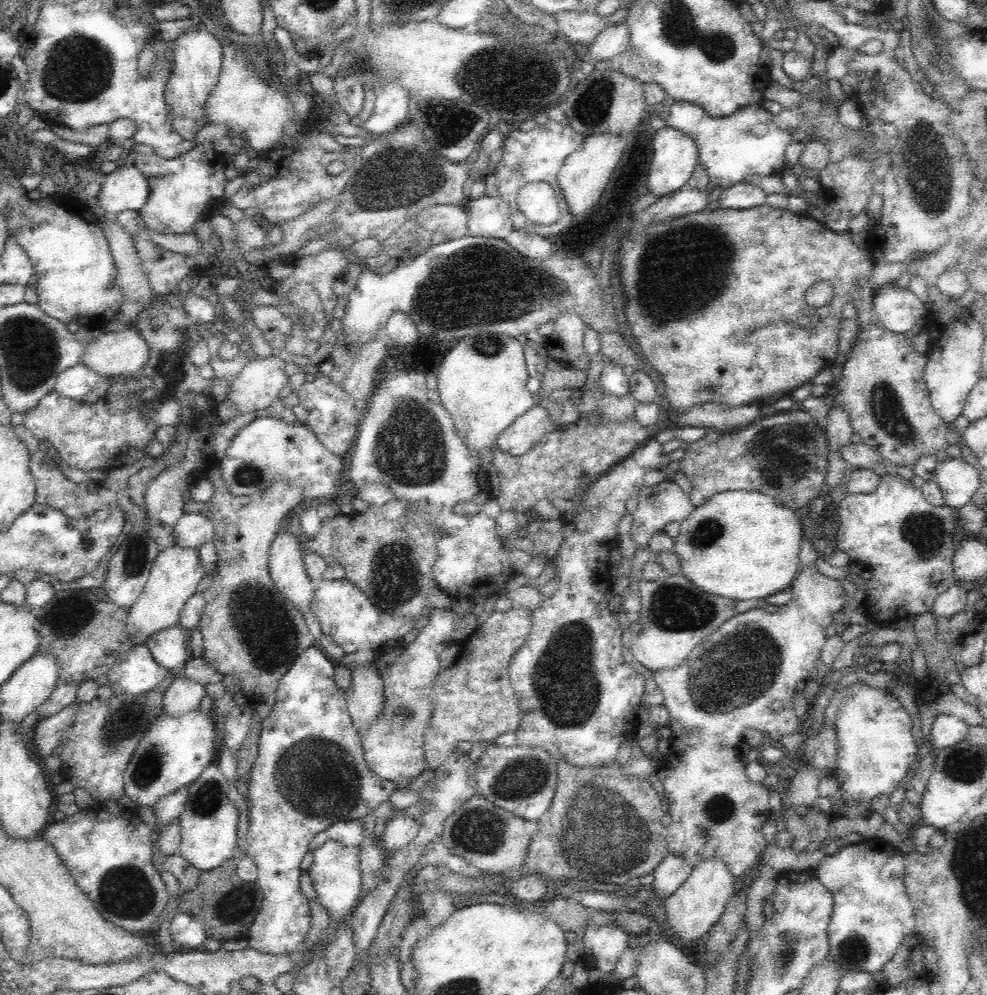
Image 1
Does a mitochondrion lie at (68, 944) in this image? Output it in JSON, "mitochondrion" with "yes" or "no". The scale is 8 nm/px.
{"mitochondrion":"no"}

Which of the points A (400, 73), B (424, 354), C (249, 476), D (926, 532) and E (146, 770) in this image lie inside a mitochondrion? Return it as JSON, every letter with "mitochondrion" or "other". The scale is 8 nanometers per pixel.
{"A":"other","B":"other","C":"mitochondrion","D":"mitochondrion","E":"mitochondrion"}

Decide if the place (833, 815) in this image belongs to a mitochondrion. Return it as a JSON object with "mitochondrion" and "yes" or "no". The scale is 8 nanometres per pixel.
{"mitochondrion":"no"}

